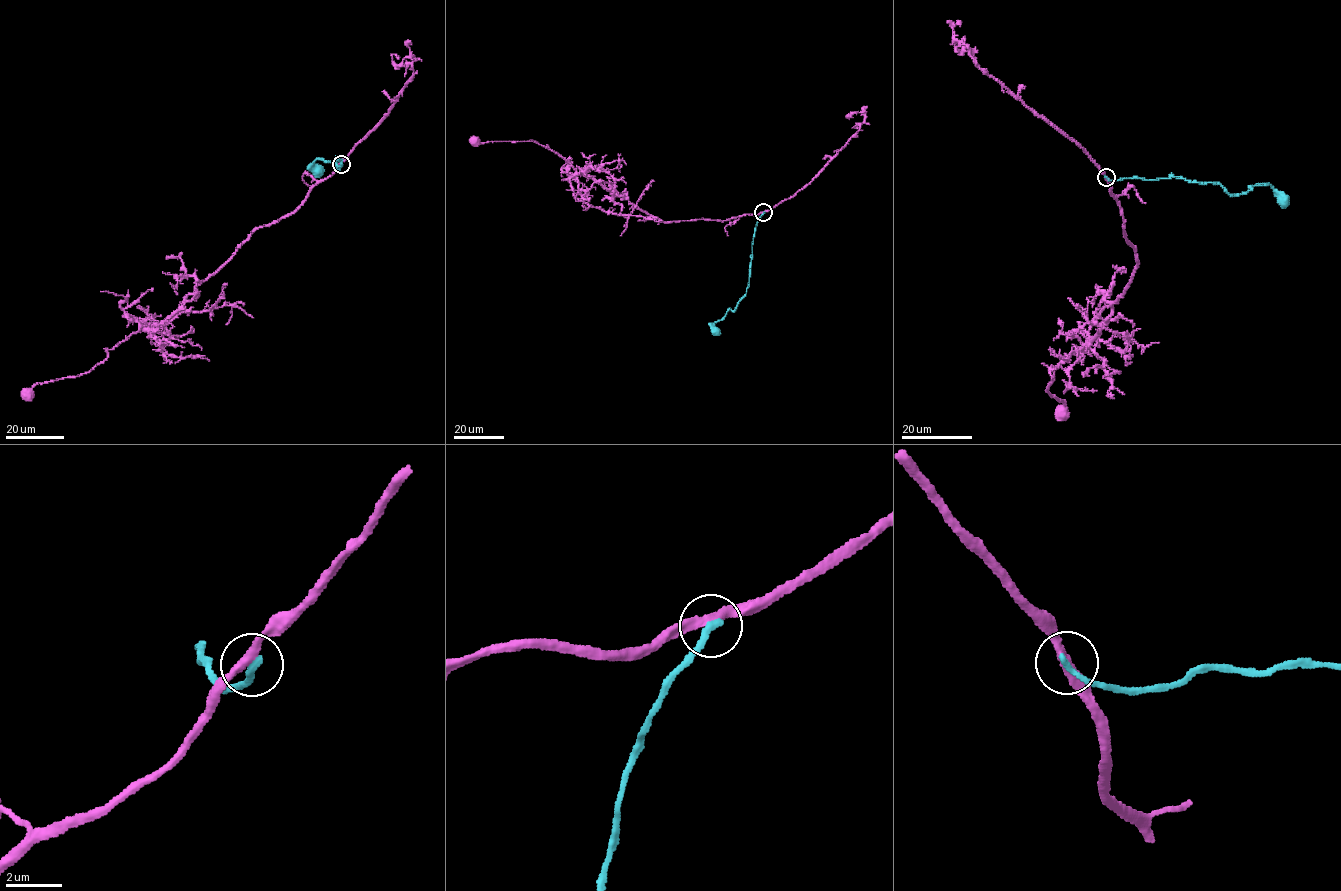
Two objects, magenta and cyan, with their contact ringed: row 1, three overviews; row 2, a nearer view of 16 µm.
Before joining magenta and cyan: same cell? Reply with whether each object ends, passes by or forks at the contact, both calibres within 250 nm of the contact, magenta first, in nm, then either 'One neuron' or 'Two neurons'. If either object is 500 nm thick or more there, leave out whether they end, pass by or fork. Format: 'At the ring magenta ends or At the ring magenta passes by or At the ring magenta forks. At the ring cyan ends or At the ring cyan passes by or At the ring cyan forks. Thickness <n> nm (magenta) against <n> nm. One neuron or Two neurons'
At the ring magenta passes by. At the ring cyan ends. Thickness 300 nm (magenta) against 260 nm. Two neurons

